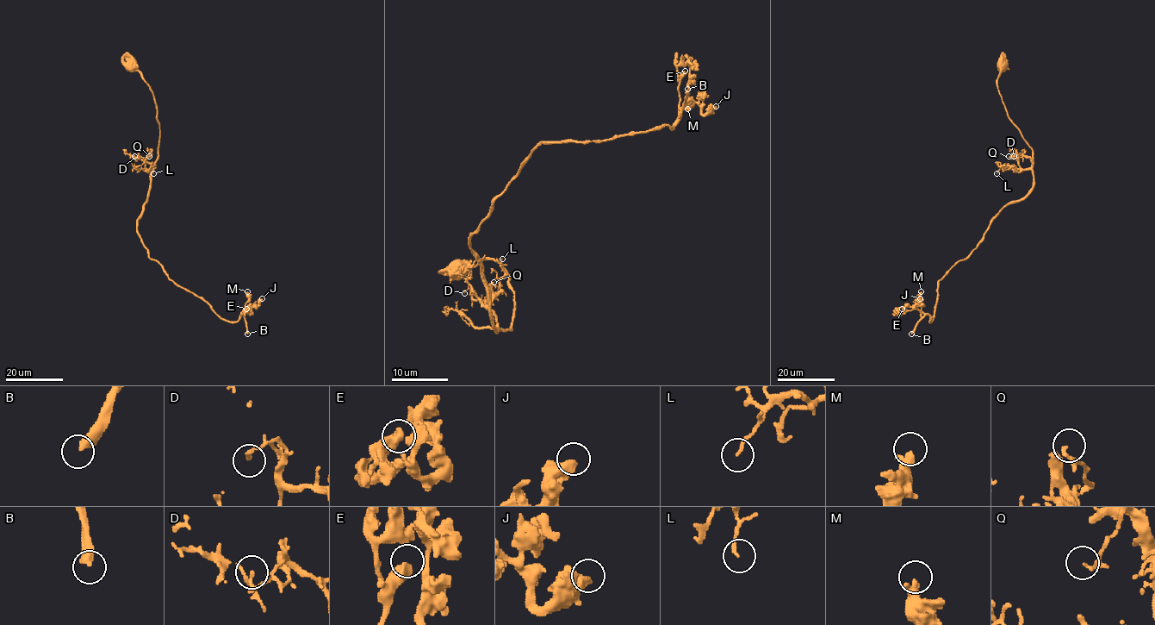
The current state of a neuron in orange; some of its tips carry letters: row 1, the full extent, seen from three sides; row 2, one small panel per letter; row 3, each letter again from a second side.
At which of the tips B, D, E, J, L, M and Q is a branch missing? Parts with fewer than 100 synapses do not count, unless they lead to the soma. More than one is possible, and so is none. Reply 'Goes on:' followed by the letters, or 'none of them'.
Goes on: B

